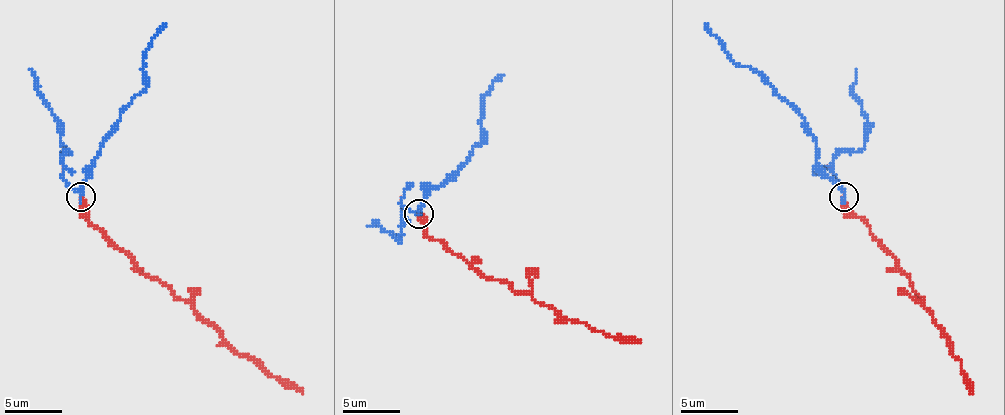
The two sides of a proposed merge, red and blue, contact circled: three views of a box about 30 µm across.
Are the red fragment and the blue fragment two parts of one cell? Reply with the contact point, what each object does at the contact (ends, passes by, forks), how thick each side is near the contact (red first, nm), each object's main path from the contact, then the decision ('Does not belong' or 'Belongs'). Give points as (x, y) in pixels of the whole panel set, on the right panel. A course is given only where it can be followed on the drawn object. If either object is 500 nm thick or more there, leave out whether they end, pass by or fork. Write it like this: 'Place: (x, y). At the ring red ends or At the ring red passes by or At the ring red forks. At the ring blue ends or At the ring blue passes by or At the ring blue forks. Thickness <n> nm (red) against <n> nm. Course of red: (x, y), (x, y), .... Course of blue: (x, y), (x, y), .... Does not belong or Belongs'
Place: (843, 196). At the ring red ends. At the ring blue passes by. Thickness 320 nm (red) against 190 nm. Course of red: (844, 197), (907, 274), (967, 377), (967, 388), (972, 394). Course of blue: (844, 197), (816, 160), (816, 143), (793, 106), (730, 57), (705, 23). Belongs

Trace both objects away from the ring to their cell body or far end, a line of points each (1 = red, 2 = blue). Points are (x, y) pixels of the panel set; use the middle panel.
1: (418, 214), (427, 223), (427, 234), (484, 277), (526, 291), (578, 323), (640, 342)
2: (418, 214), (418, 206), (432, 186), (438, 186), (466, 163), (469, 151), (484, 140), (481, 100), (504, 75)

